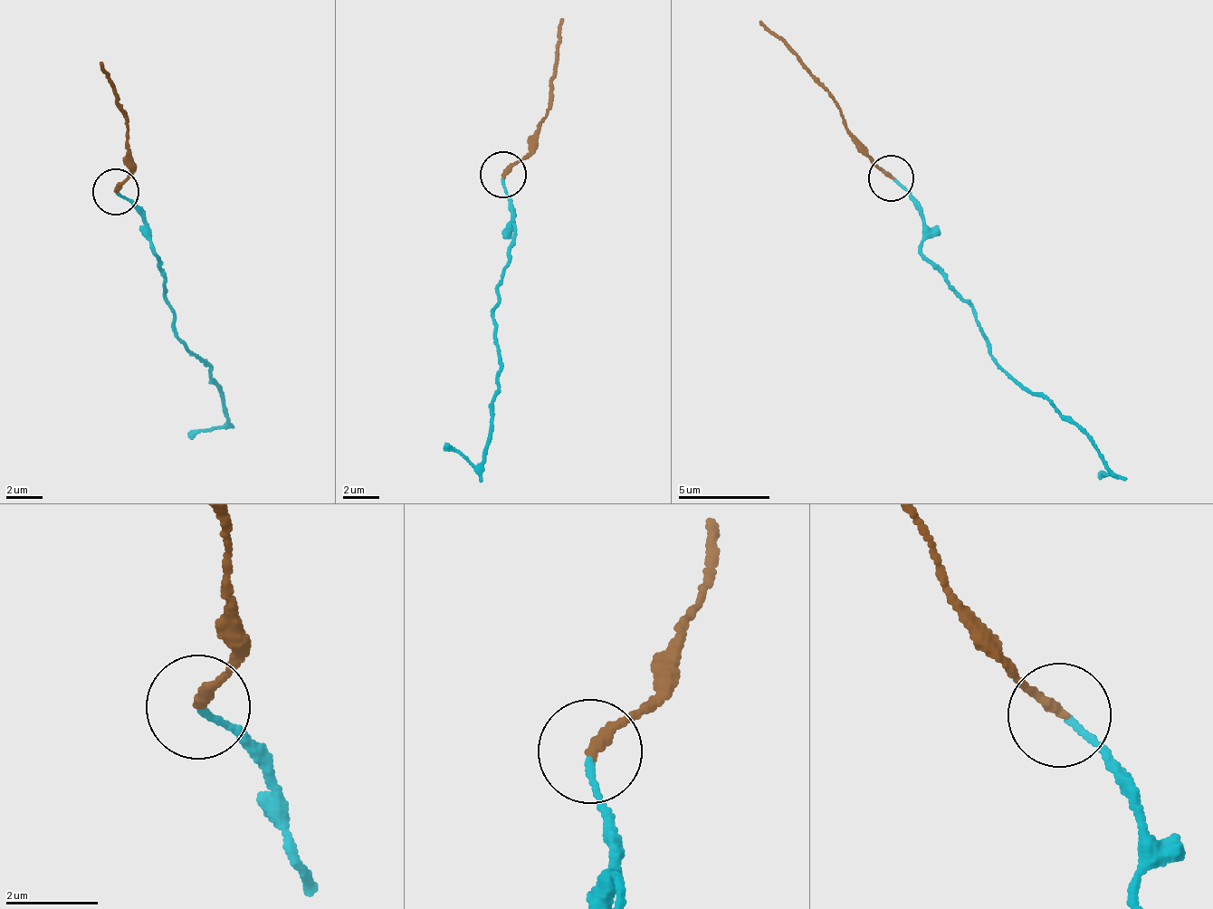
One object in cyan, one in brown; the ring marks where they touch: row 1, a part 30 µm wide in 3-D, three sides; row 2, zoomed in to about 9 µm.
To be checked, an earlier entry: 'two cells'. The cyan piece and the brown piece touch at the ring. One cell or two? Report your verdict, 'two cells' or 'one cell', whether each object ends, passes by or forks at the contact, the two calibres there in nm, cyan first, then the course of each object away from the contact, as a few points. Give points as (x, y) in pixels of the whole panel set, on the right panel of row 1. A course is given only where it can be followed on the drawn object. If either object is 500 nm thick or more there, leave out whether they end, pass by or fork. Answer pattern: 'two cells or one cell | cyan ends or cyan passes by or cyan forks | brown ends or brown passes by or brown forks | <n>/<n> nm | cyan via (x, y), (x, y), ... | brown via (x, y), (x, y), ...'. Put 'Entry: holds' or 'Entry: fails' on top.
Entry: holds
two cells | cyan ends | brown ends | 120/220 nm | cyan via (893, 178), (921, 221), (923, 253), (973, 310), (986, 347), (1020, 384), (1091, 441), (1109, 469), (1100, 480) | brown via (893, 178), (870, 158), (836, 100), (759, 19)

